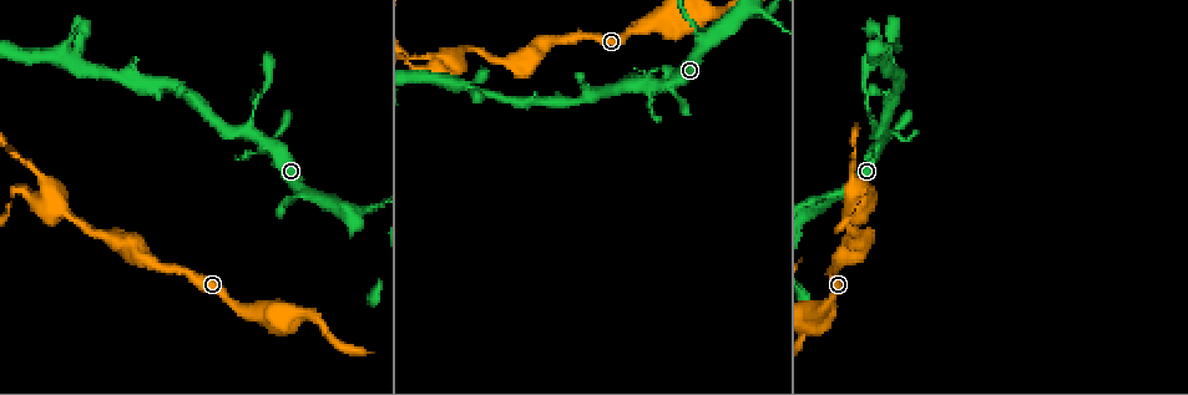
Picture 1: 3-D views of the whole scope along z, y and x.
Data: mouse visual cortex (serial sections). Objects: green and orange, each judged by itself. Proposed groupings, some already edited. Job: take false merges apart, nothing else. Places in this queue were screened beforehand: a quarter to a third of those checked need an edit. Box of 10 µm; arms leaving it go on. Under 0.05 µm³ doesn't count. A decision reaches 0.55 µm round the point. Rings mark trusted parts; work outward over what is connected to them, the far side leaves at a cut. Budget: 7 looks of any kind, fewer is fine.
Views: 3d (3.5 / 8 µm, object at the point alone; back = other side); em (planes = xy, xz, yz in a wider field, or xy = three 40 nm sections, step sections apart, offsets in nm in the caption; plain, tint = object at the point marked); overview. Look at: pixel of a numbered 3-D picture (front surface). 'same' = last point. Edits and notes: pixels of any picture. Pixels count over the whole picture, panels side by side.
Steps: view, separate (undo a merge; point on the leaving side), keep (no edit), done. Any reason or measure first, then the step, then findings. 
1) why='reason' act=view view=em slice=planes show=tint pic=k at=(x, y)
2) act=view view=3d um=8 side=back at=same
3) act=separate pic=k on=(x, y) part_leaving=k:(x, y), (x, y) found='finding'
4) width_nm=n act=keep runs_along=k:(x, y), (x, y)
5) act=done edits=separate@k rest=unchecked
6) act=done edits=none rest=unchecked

why='three-way junction' act=view view=em slice=xy step=2 show=tint pic=1 at=(302, 191)

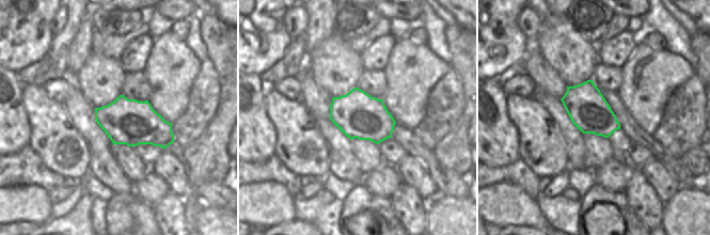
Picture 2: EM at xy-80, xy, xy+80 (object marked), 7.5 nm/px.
why='wider look' act=view view=3d um=3.5 at=same

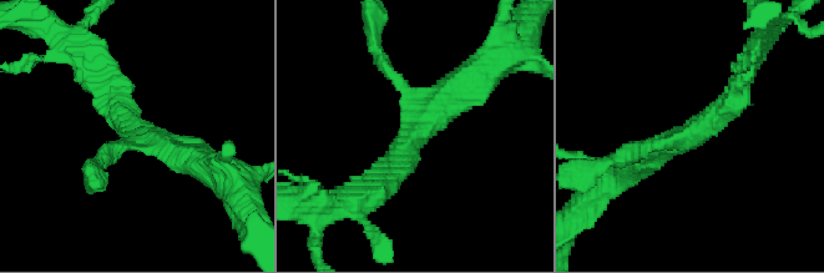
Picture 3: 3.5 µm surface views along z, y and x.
width_nm=360 act=keep runs_along=3:(736, 94), (691, 135), (608, 162) found='one cell here'

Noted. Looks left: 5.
why='abrupt turn' act=view view=3d um=3.5 pic=1 at=(648, 83)

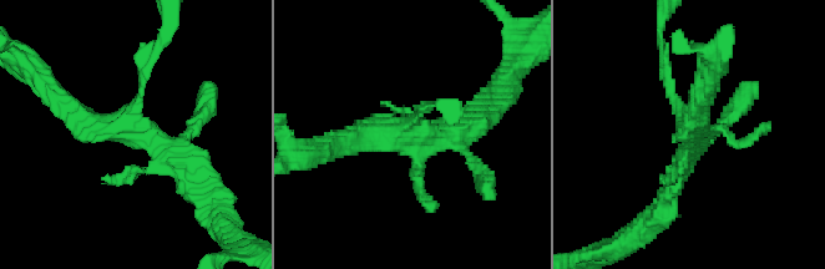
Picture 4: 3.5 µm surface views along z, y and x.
act=view view=em slice=xy step=3 show=tint pic=4 at=(129, 127)

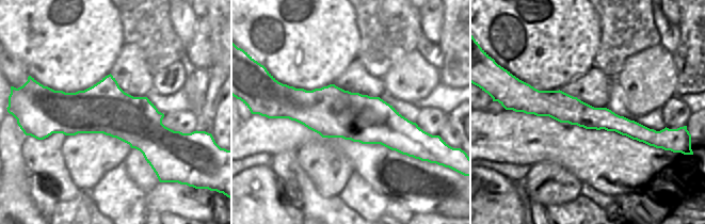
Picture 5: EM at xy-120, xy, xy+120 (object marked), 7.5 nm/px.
act=keep found='all the same cell'

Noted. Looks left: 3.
why='a fork' act=view view=3d um=3.5 pic=1 at=(454, 58)

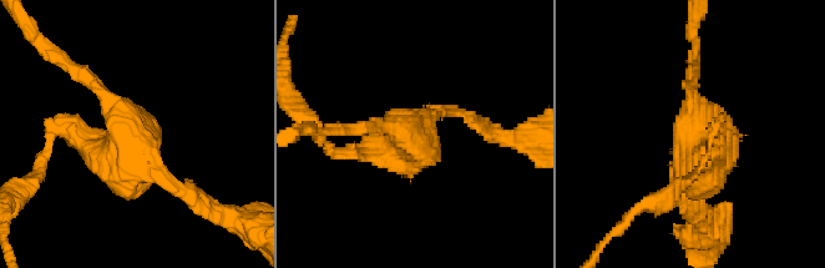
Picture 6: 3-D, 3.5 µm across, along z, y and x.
act=view view=em slice=xy step=5 show=tint pic=6 at=(413, 124)

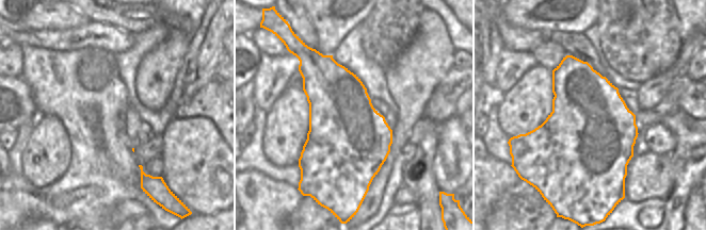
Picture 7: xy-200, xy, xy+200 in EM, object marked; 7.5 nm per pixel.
act=keep runs_along=6:(196, 200), (127, 142), (66, 131) found='one cell here'

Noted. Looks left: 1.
act=done edits=none rest=unchecked

